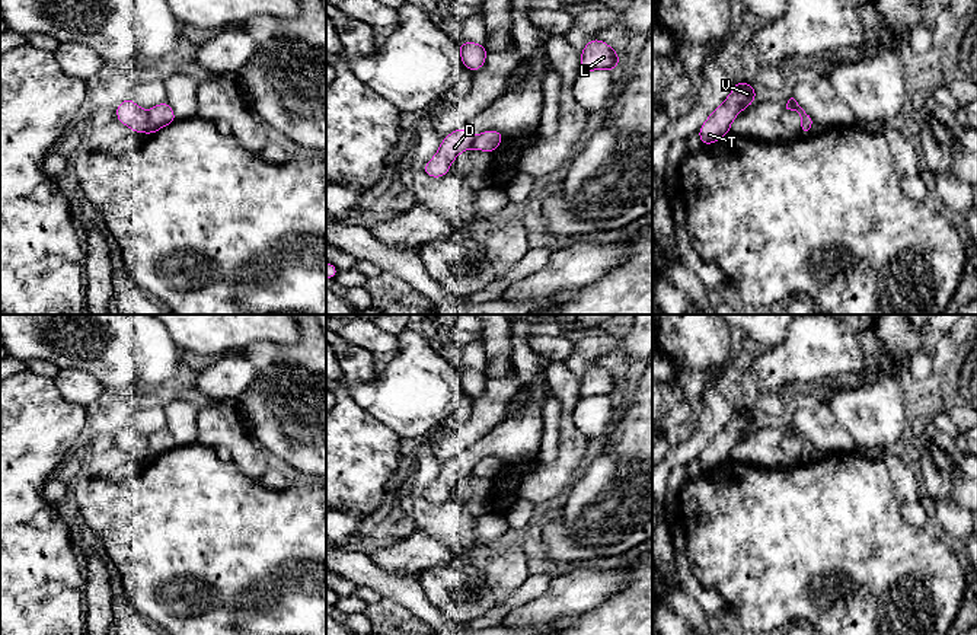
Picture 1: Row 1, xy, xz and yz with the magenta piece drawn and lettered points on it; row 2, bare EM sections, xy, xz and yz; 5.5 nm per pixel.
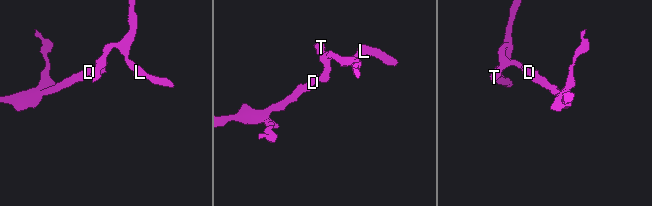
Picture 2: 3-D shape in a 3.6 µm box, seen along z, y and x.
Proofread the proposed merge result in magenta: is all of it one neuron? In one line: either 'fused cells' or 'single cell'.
fused cells

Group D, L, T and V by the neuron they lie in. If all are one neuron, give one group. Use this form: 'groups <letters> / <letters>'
groups D / L T V

